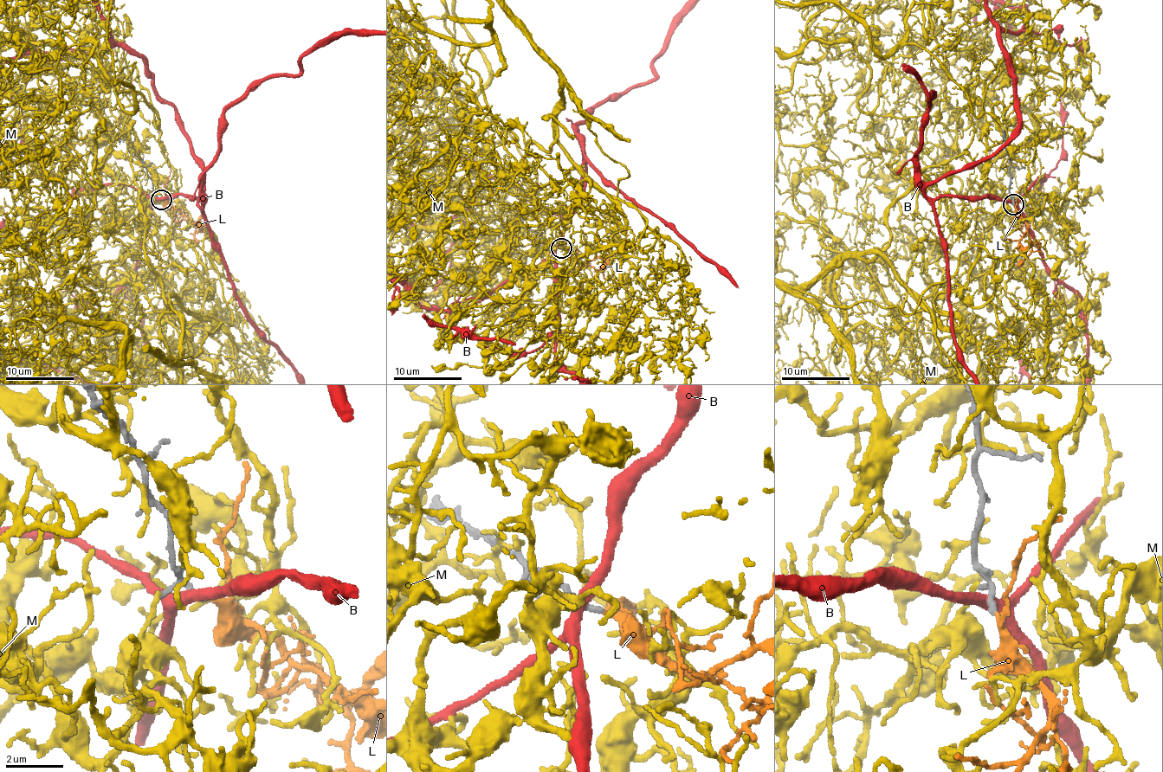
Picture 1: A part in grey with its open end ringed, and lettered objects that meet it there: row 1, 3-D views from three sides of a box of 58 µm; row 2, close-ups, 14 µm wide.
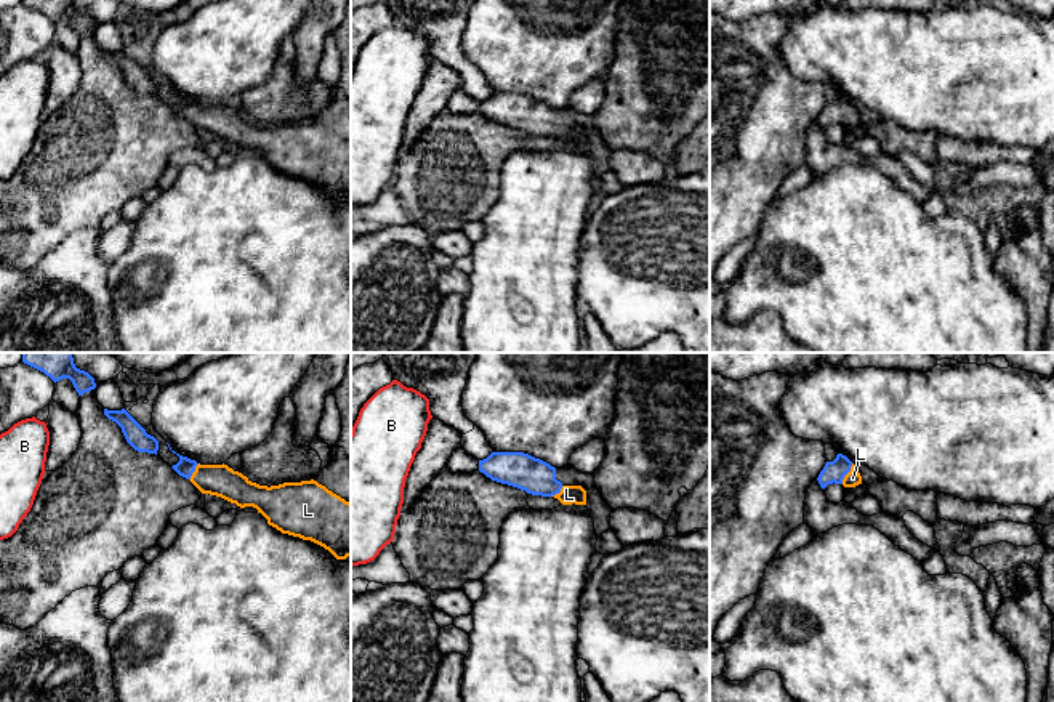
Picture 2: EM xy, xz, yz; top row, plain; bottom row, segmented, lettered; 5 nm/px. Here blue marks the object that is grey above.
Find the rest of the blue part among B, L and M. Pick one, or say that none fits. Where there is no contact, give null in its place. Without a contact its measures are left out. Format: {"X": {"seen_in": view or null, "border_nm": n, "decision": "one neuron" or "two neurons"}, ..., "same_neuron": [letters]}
{"B": {"seen_in": null, "decision": "two neurons"}, "L": {"seen_in": "yz", "border_nm": 120, "decision": "one neuron"}, "M": {"seen_in": null, "decision": "two neurons"}, "same_neuron": ["L"]}

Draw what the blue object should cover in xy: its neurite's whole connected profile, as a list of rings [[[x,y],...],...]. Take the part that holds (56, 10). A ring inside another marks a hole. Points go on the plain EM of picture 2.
[[[22,0],[22,3],[43,13],[54,24],[69,19],[78,37],[96,29],[95,19],[77,10],[74,0]]]

